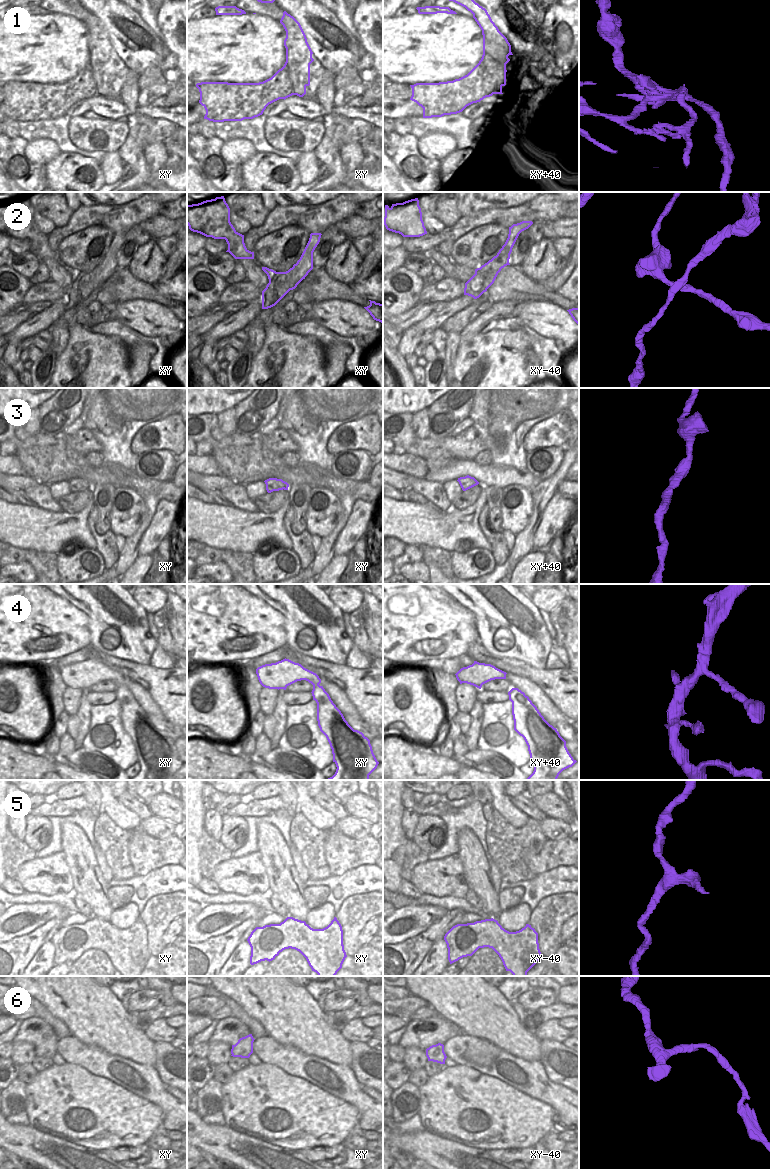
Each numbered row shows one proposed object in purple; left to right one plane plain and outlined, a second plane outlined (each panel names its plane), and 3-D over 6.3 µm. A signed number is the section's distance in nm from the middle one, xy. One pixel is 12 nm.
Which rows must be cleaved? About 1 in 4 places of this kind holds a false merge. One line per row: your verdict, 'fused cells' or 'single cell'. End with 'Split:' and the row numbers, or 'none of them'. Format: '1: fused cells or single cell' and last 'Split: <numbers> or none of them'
1: fused cells
2: fused cells
3: single cell
4: single cell
5: single cell
6: single cell
Split: 1, 2

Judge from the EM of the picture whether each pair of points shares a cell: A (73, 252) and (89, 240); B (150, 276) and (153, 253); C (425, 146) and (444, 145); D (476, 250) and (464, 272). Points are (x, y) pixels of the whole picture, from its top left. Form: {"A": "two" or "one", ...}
{"A": "one", "B": "one", "C": "one", "D": "two"}

